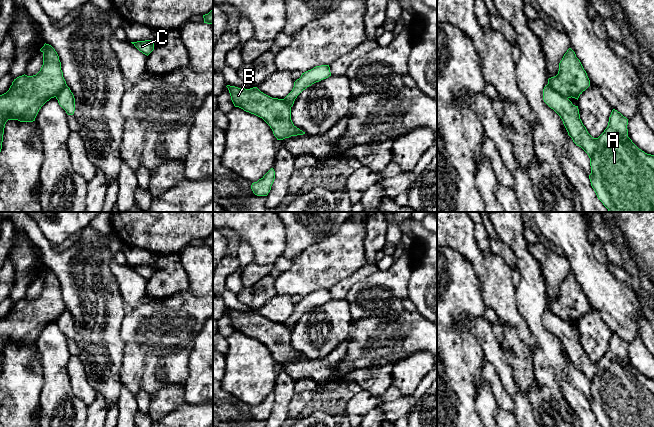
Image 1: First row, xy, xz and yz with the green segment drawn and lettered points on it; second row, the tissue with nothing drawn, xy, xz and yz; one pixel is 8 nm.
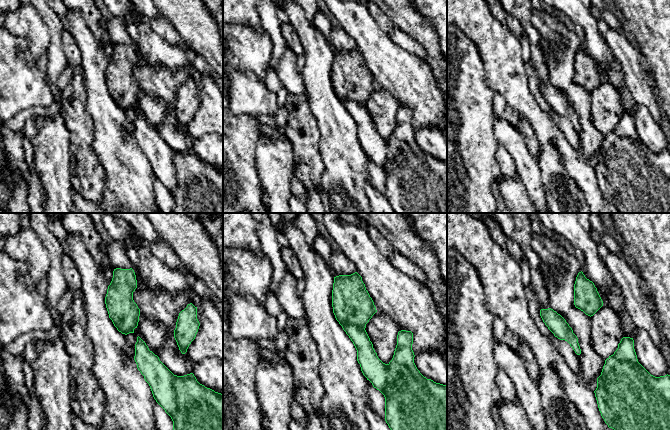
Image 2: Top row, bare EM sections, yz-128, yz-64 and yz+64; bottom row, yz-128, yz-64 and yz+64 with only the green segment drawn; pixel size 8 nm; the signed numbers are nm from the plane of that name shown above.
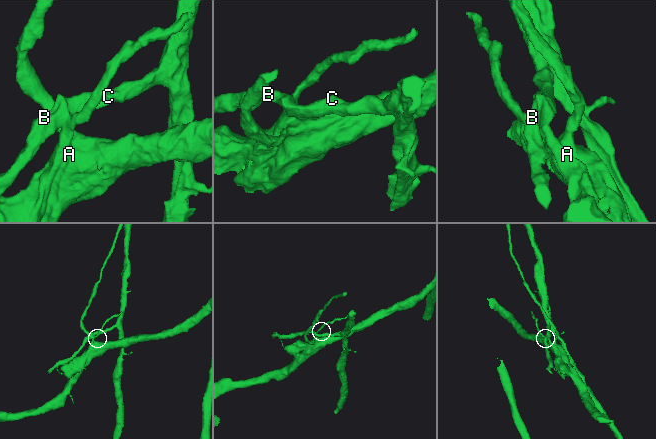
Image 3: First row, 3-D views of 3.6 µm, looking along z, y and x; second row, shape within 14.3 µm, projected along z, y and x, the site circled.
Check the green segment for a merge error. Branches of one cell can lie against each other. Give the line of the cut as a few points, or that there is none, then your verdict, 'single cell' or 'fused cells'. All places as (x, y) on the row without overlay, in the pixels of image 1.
yz (548, 307), (567, 322) | fused cells

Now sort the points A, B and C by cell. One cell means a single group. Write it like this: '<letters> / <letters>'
A / B C

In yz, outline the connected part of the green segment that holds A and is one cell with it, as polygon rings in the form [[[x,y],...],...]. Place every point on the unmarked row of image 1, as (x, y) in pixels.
[[[550,308],[543,313],[543,324],[560,340],[573,366],[588,378],[591,390],[589,399],[591,410],[602,427],[654,427],[654,379],[639,373],[628,361],[628,343],[626,341],[613,333],[607,352],[598,362],[593,362],[580,343],[578,330],[573,329],[567,321],[556,316]]]

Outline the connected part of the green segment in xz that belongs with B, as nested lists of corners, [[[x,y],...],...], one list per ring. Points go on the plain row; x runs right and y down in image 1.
[[[226,310],[235,331],[262,342],[272,353],[277,364],[303,359],[291,344],[291,330],[283,323],[272,322],[257,311],[250,313]]]

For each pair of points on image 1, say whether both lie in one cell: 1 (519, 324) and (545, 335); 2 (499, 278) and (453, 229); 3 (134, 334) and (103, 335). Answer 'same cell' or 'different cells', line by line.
1: different cells
2: same cell
3: different cells

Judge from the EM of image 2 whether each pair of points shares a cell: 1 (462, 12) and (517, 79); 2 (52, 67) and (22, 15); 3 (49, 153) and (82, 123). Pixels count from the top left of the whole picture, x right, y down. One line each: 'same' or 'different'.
1: same
2: different
3: different

